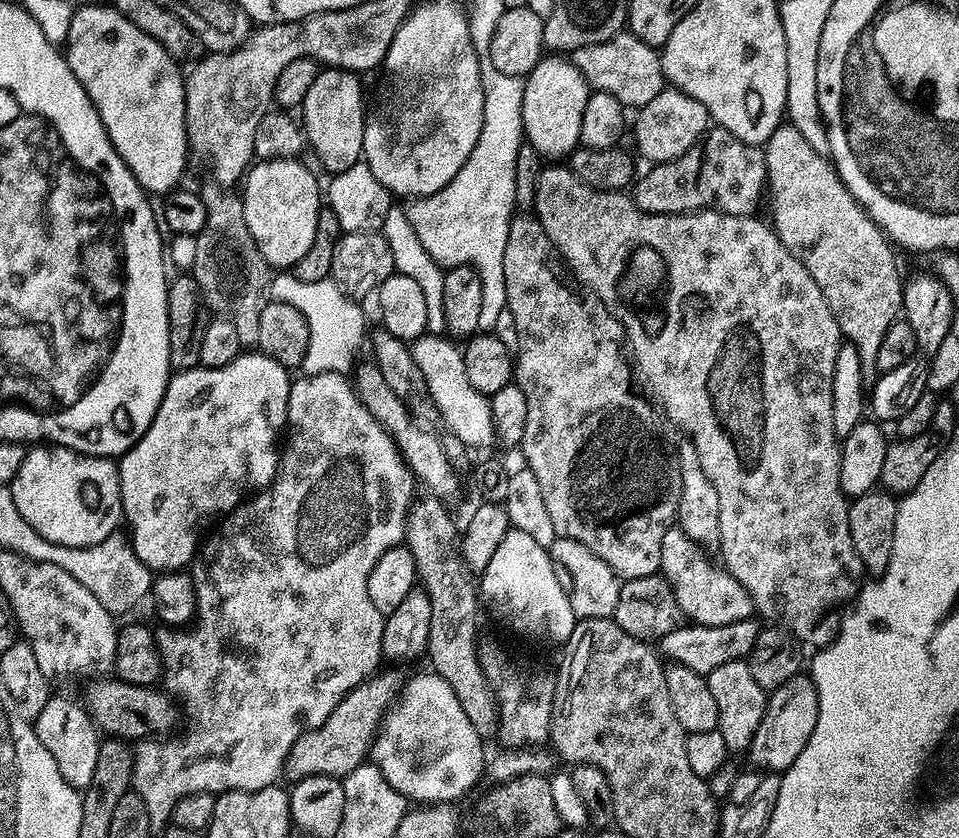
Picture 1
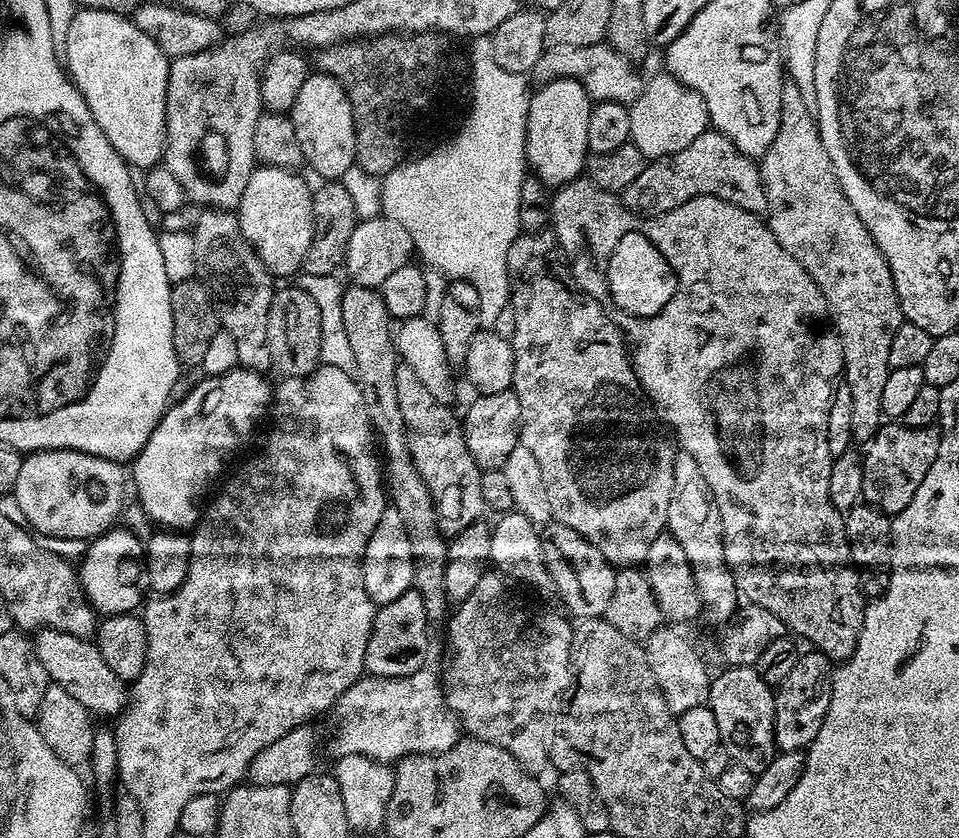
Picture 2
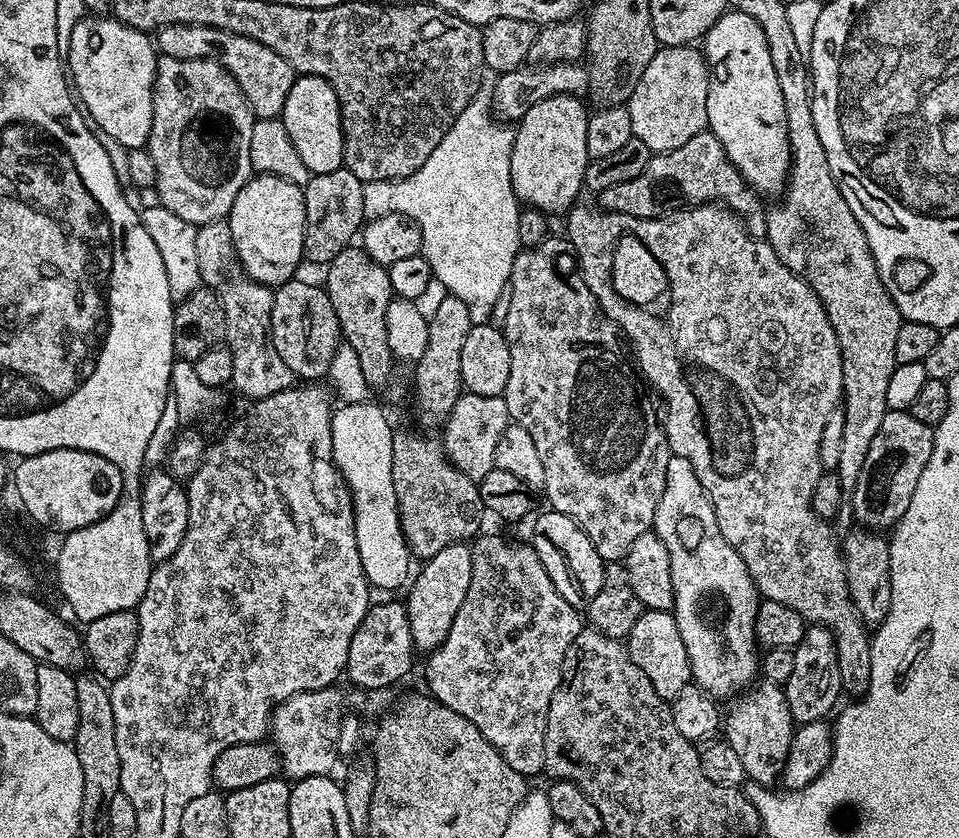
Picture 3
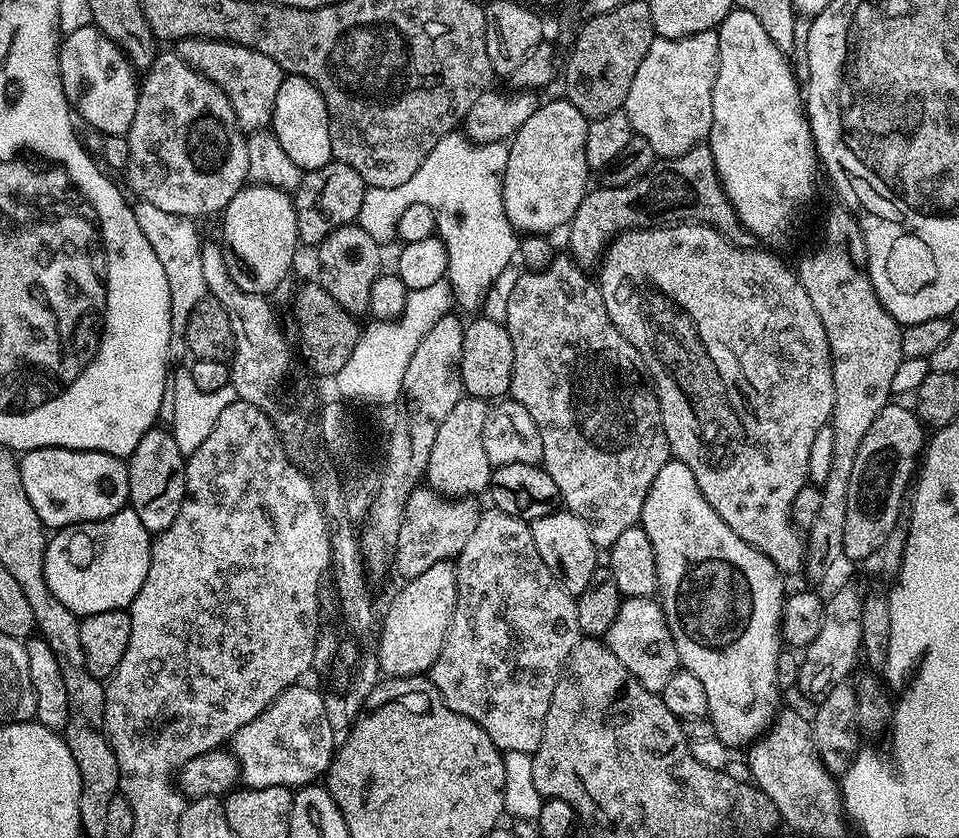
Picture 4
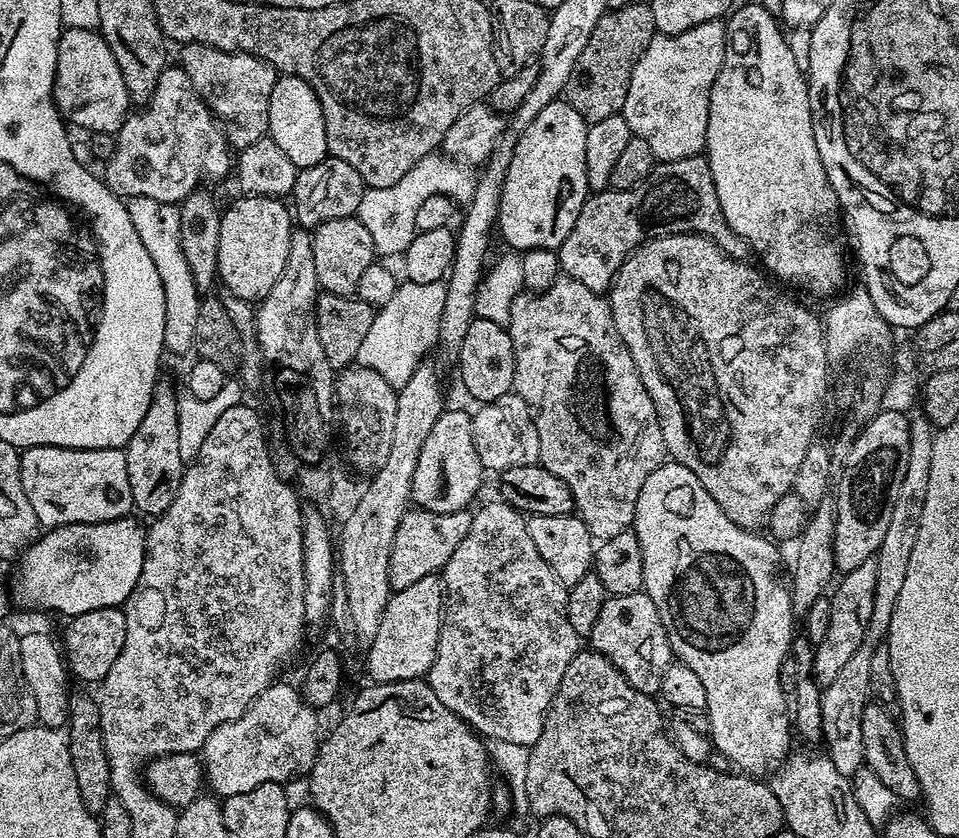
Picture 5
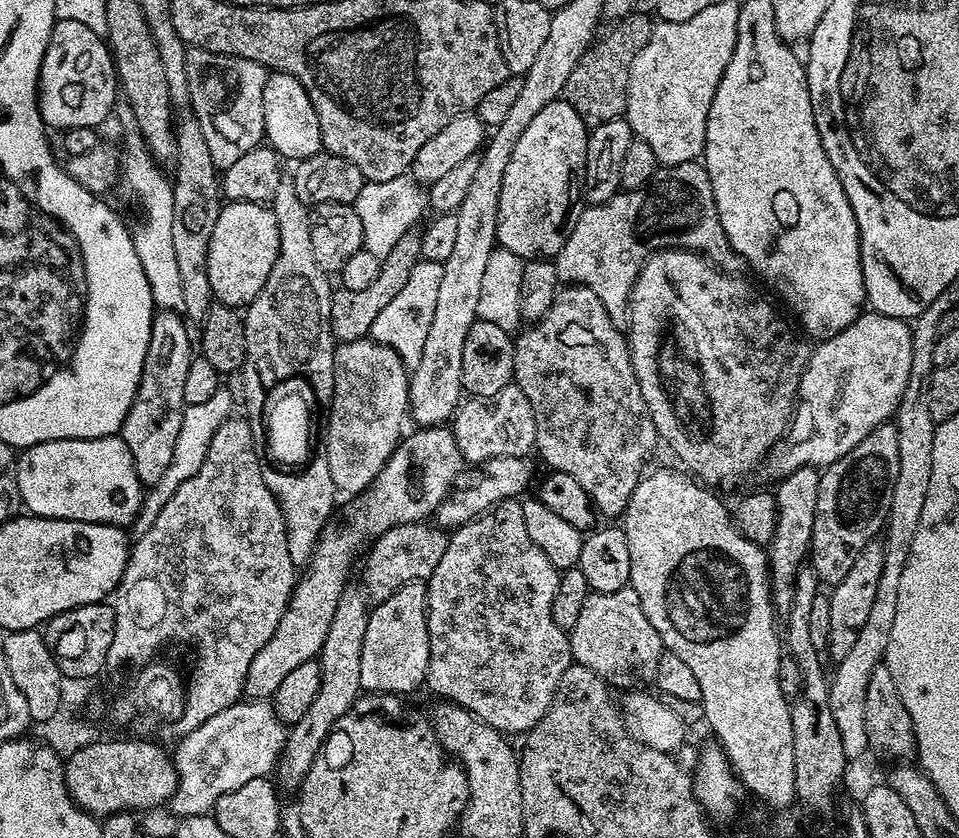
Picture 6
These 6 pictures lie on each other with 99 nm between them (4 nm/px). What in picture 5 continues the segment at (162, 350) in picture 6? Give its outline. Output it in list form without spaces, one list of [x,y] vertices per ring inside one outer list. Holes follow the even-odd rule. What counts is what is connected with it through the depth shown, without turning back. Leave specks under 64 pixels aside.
[[[164,382],[157,383],[150,404],[138,428],[123,449],[126,474],[130,474],[130,494],[135,511],[145,512],[148,518],[162,515],[174,502],[178,486],[184,477],[186,462],[178,448],[178,392]]]

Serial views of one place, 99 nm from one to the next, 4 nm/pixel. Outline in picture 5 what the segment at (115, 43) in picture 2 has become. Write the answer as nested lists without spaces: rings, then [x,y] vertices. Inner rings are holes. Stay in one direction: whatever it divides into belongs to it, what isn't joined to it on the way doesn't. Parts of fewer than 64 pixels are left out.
[[[81,28],[61,31],[52,98],[69,125],[88,128],[89,133],[115,134],[124,125],[124,117],[130,112],[130,97],[126,82],[122,82],[122,70],[118,70],[118,62],[114,62],[114,54],[99,31]]]

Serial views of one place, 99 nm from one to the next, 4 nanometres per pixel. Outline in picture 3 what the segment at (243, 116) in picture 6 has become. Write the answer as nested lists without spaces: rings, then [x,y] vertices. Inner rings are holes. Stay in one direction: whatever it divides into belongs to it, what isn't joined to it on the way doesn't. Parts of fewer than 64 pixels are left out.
[[[171,24],[155,33],[154,44],[161,53],[183,60],[217,60],[236,79],[242,94],[246,94],[253,117],[262,120],[275,120],[283,113],[290,86],[294,86],[298,75],[290,62],[282,58],[282,54],[274,54],[274,50],[262,46],[262,42],[254,42],[254,38],[242,38],[242,34],[214,30],[214,26]]]

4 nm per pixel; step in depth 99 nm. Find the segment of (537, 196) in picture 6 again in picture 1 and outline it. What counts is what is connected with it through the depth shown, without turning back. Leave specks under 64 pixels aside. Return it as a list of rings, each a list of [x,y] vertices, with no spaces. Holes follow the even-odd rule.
[[[552,54],[541,59],[538,66],[528,73],[524,80],[524,93],[522,94],[522,122],[524,123],[524,135],[527,143],[534,146],[534,150],[545,161],[560,160],[571,157],[580,144],[582,134],[582,114],[586,110],[586,102],[590,95],[588,83],[582,78],[582,74],[567,59]]]

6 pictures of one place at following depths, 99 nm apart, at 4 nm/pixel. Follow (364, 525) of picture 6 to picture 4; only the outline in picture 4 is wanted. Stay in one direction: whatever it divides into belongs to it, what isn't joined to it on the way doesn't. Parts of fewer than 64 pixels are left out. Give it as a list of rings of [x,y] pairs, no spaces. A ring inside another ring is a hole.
[[[466,394],[458,402],[458,406],[450,410],[446,422],[442,422],[438,438],[434,438],[434,446],[430,450],[430,462],[426,473],[427,483],[437,492],[453,498],[475,497],[476,492],[487,493],[494,466],[490,458],[486,458],[486,446],[482,442],[482,434],[486,430],[489,411],[489,401],[479,400],[477,396]]]

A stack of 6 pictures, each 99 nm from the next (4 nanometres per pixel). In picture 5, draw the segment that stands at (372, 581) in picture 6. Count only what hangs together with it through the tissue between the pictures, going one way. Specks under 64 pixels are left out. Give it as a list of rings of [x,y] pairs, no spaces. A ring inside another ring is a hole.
[[[468,510],[450,514],[405,511],[404,517],[398,522],[398,530],[394,530],[394,544],[390,550],[388,582],[392,589],[405,588],[427,576],[443,573],[446,562],[450,562],[454,550],[458,550],[462,538],[466,538],[472,517],[473,513]]]

